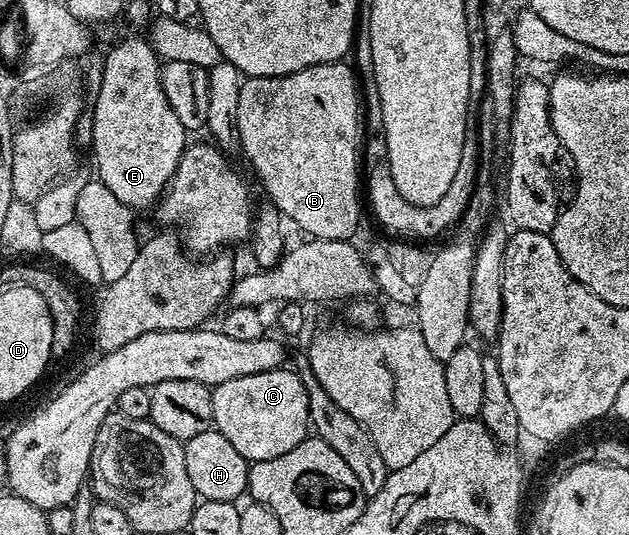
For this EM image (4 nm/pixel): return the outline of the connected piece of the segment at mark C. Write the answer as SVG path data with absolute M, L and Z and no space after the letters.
M290 367L243 375L241 379L228 379L228 383L213 386L212 415L213 428L244 455L247 463L276 459L276 455L292 451L292 447L306 440L311 428L304 383Z

